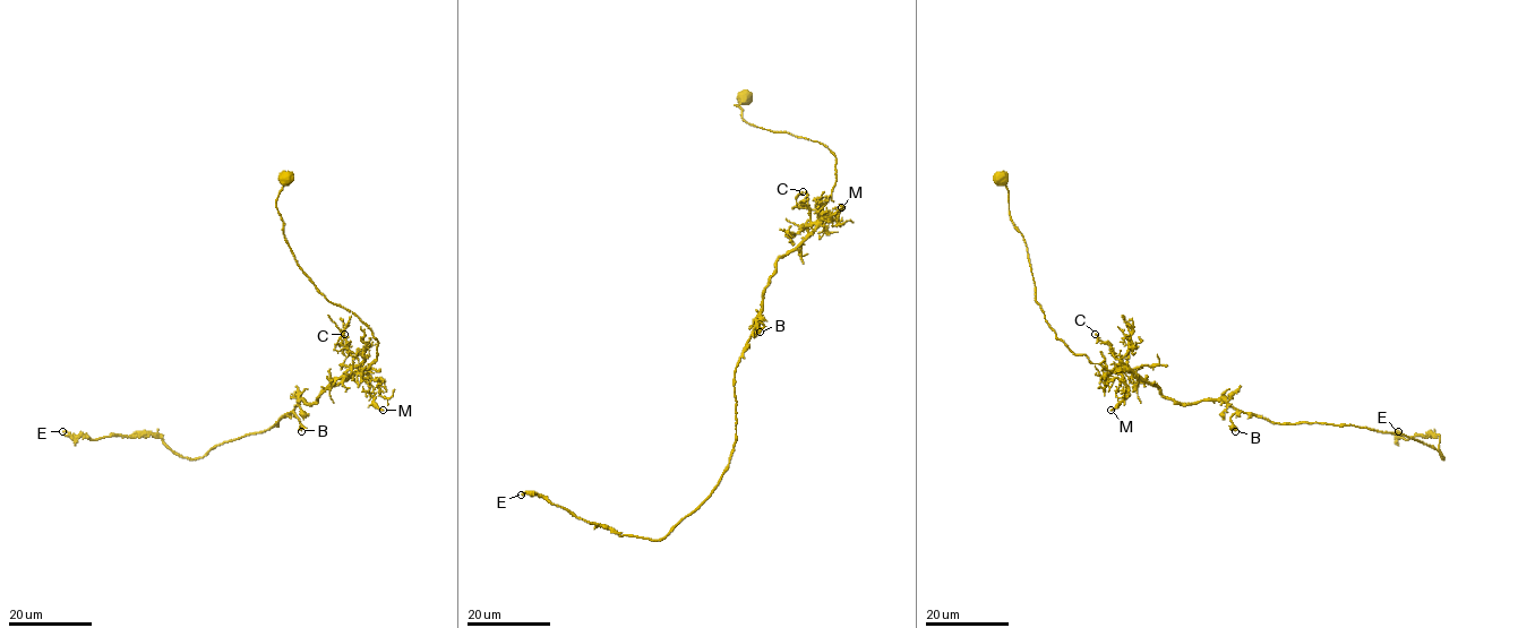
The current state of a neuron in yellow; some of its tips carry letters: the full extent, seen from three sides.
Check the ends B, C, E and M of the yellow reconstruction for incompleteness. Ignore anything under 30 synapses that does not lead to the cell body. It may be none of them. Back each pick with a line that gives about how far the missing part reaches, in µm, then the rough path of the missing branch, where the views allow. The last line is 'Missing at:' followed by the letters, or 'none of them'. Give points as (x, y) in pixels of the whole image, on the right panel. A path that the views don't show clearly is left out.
Missing at: none of them

